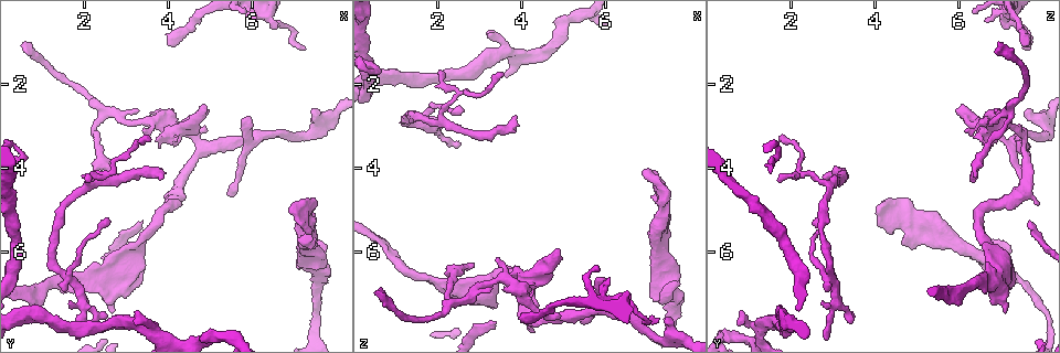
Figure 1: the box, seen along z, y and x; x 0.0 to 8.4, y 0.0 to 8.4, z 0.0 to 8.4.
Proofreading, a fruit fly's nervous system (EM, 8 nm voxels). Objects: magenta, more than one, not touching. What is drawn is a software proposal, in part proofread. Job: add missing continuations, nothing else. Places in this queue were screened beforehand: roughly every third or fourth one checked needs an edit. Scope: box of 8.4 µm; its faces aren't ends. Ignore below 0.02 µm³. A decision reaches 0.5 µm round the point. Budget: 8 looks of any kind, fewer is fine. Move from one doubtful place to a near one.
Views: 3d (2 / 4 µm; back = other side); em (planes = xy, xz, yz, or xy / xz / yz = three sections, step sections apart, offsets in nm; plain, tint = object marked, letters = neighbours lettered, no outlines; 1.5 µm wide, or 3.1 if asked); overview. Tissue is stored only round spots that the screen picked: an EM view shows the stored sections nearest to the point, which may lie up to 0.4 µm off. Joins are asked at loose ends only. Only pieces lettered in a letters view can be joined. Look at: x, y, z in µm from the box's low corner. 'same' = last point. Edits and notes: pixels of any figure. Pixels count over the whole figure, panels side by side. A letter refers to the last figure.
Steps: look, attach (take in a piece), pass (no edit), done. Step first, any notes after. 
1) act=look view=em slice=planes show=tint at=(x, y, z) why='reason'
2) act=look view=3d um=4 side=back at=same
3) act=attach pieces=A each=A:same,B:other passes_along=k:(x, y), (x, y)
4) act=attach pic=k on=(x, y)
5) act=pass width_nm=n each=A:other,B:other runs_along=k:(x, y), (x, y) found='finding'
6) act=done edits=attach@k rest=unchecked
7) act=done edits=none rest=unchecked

act=look view=em slice=yz step=8 show=tint at=(4.85, 2.60, 5.90) why='free end'

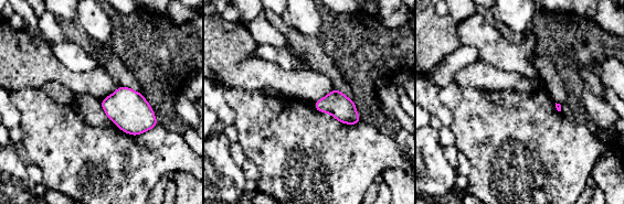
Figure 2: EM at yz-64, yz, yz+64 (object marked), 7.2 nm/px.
act=look view=em slice=planes show=letters at=same

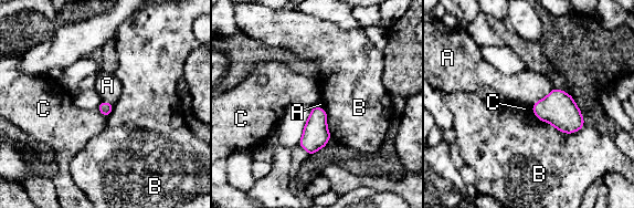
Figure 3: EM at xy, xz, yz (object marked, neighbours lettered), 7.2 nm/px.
act=pass each=A:other,B:other,C:other found='none of them fits'

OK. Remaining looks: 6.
act=look view=em slice=planes show=letters at=(4.05, 1.00, 7.50) why='tapers out'

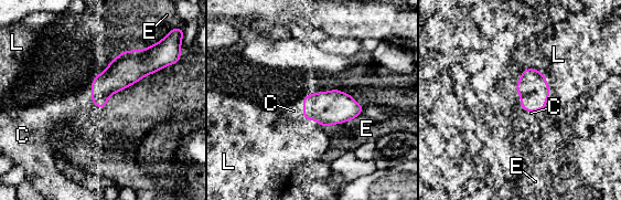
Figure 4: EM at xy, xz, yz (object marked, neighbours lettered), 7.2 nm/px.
act=attach pieces=C width_nm=190 each=C:same,E:other,L:other found='it goes on there'

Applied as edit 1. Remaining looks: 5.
act=look view=3d um=4 at=(2.50, 7.50, 3.45) why='an open end'

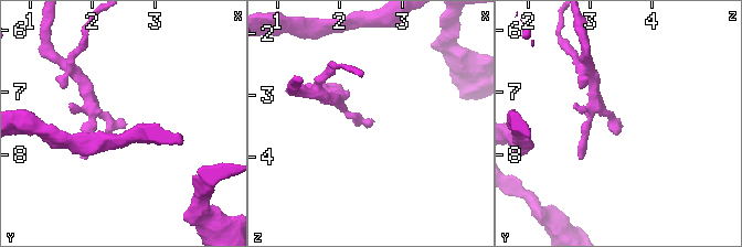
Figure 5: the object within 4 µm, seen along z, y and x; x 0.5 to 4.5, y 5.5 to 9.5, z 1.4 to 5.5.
act=look view=em slice=planes show=letters at=(2.55, 7.50, 3.50)

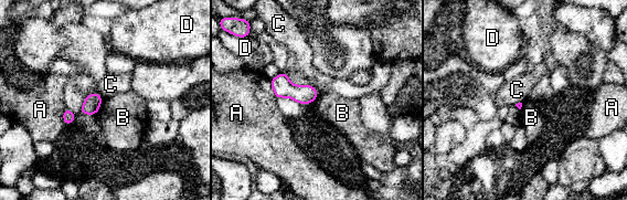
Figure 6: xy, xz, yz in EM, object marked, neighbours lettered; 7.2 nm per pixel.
act=pass each=A:other,B:other,C:other,D:other border=6:(103, 98), (96, 114) found='no lettered piece goes on from it'

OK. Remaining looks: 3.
act=done edits=attach@4 rest=unchecked

